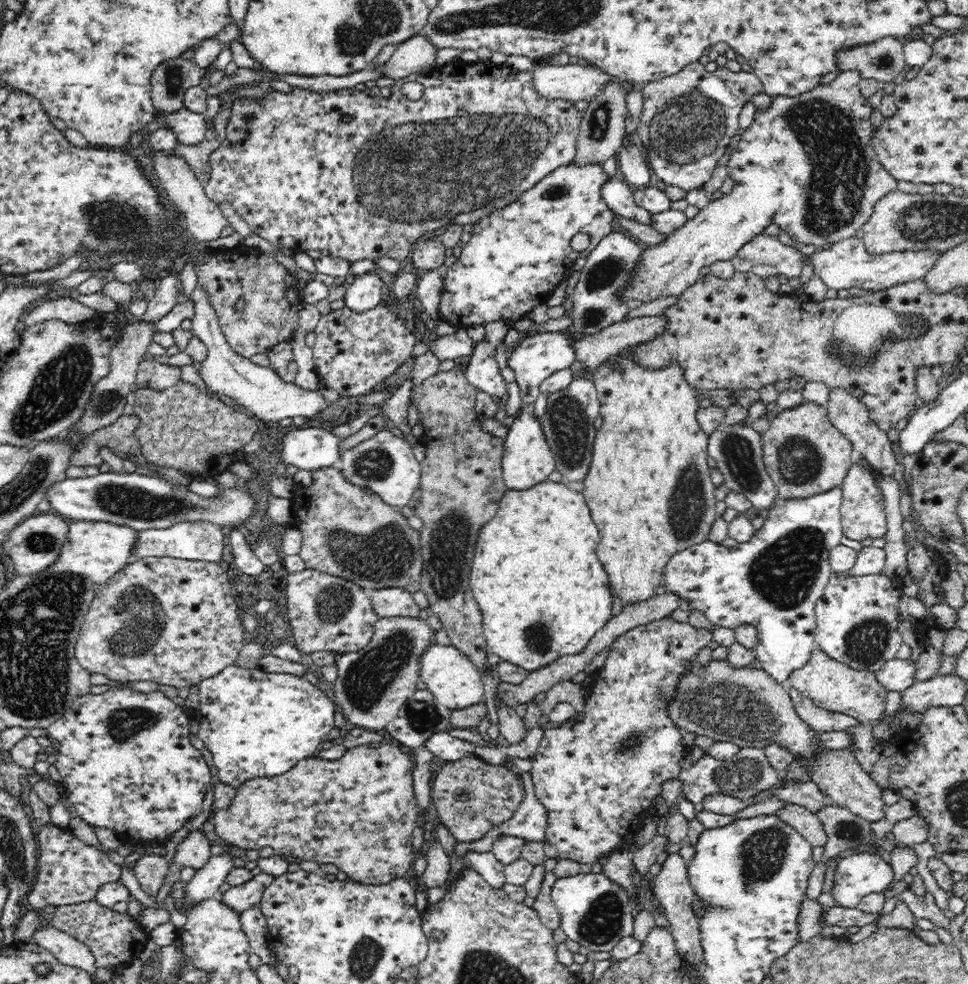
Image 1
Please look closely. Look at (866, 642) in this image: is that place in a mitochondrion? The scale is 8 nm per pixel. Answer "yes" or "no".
yes

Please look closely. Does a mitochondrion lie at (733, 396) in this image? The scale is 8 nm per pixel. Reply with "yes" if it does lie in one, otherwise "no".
no

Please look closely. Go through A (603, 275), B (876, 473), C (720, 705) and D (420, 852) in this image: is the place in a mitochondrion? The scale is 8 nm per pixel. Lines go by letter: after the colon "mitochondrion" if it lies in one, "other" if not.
A: mitochondrion
B: other
C: mitochondrion
D: other

